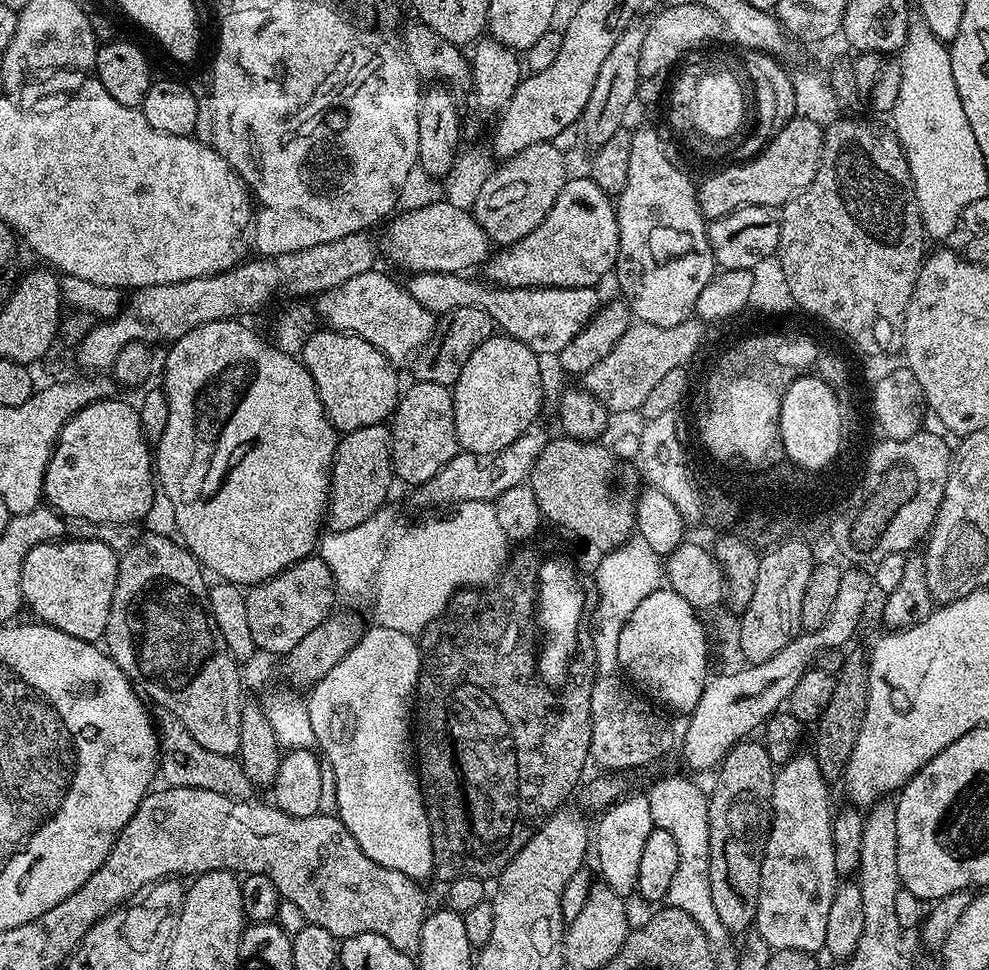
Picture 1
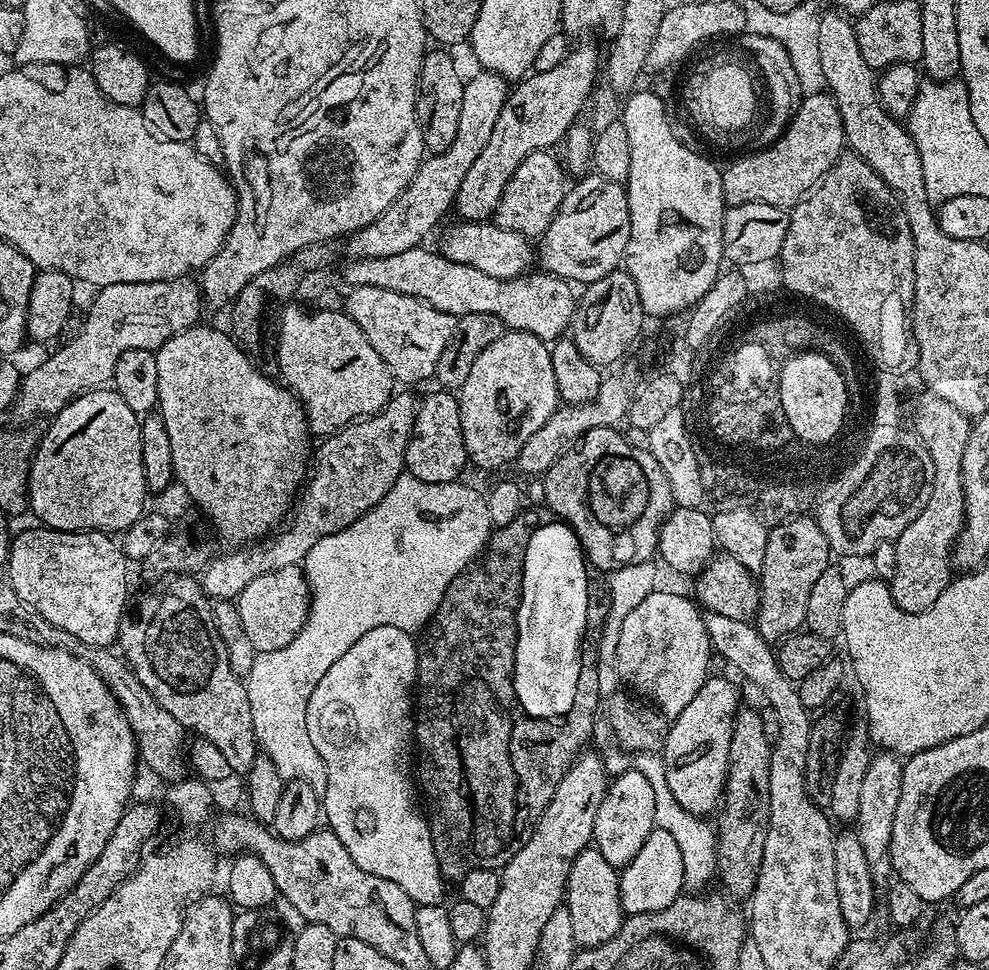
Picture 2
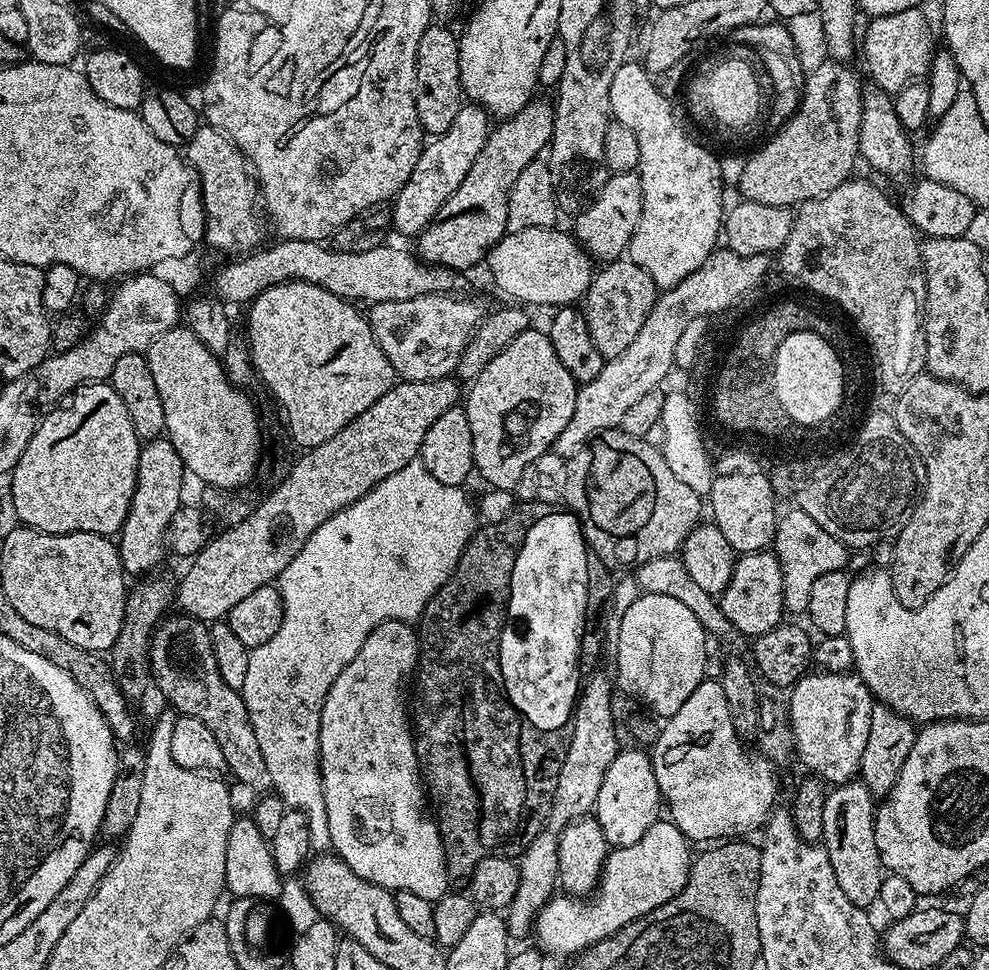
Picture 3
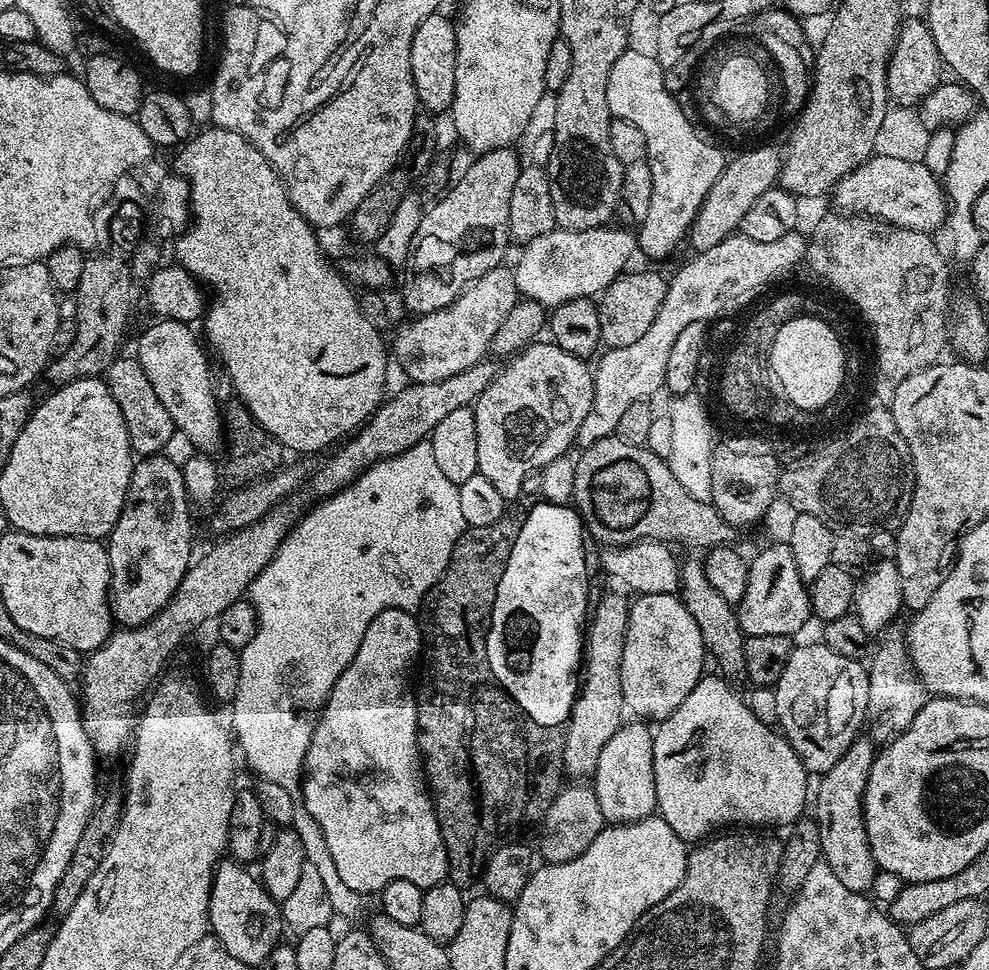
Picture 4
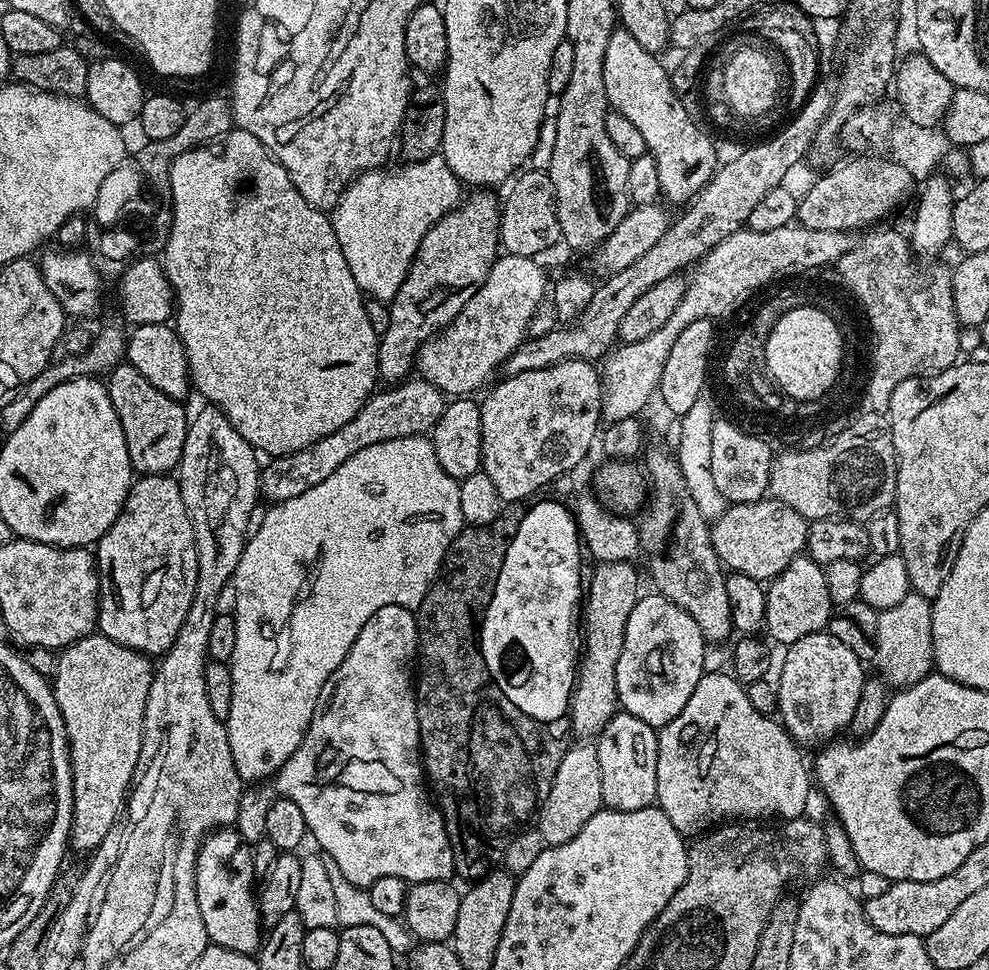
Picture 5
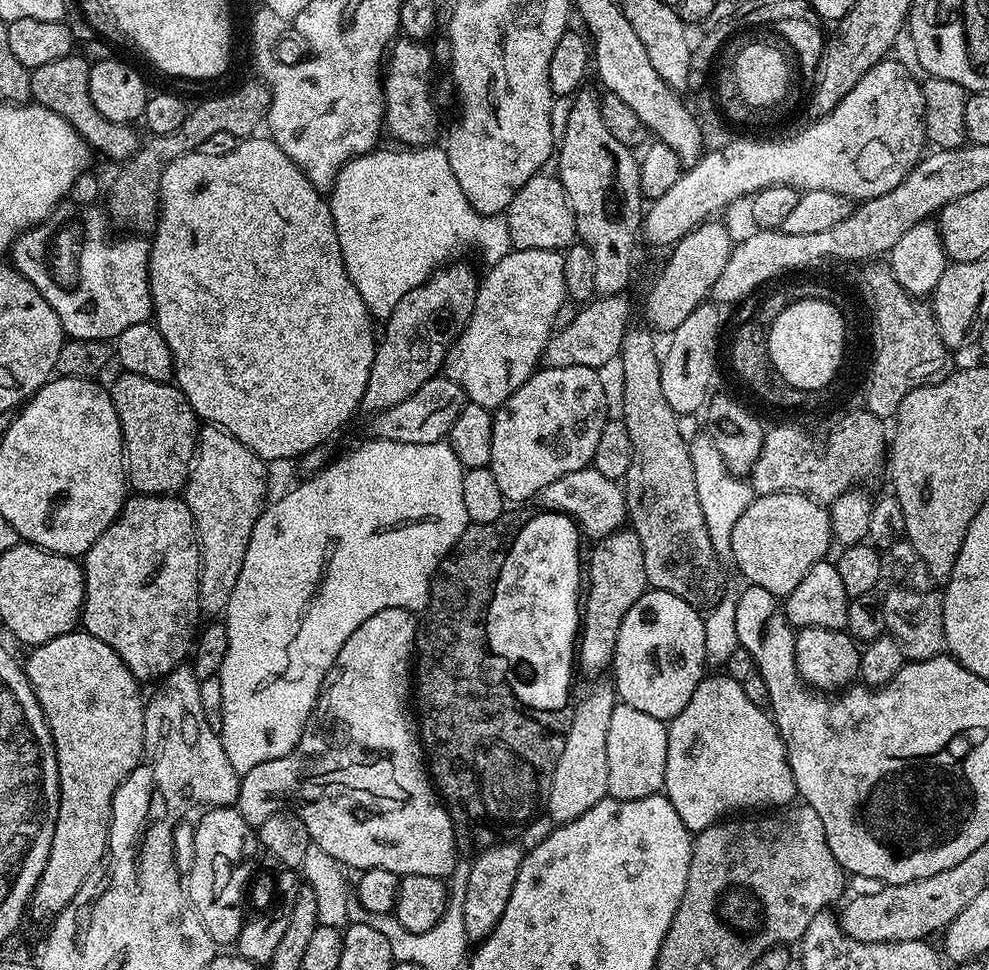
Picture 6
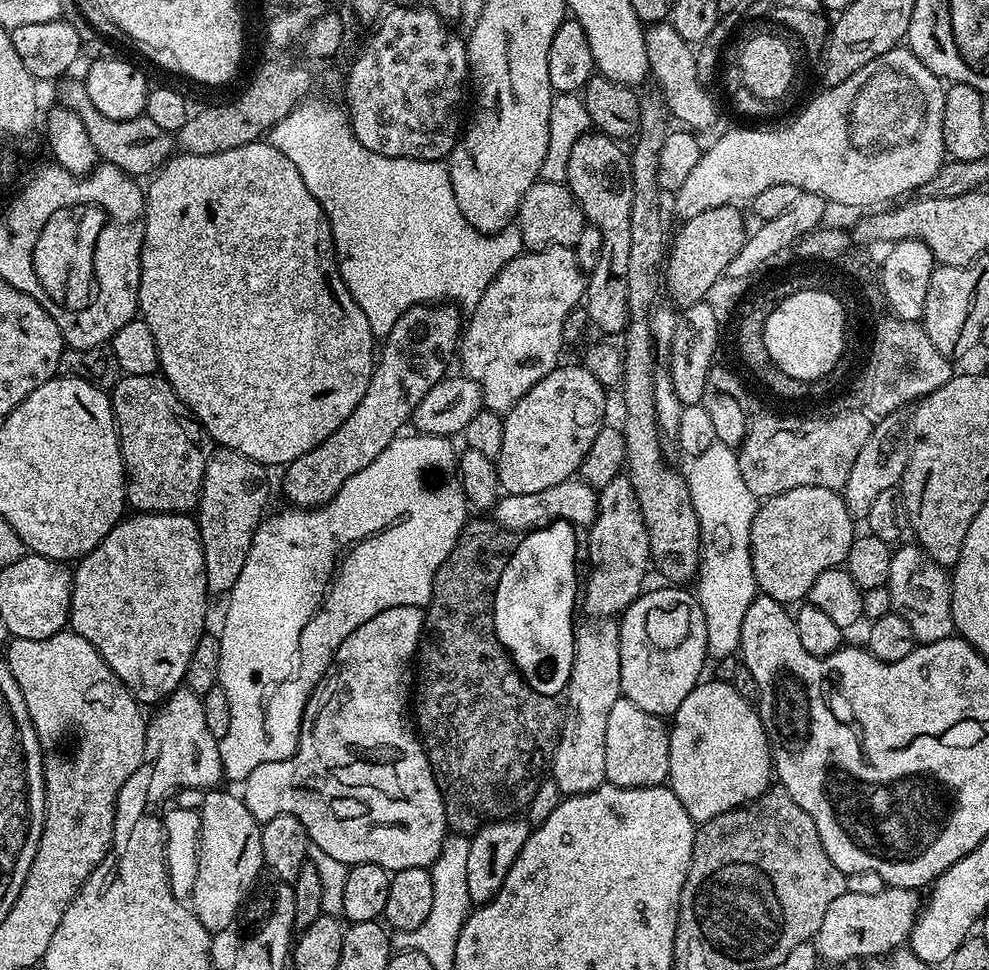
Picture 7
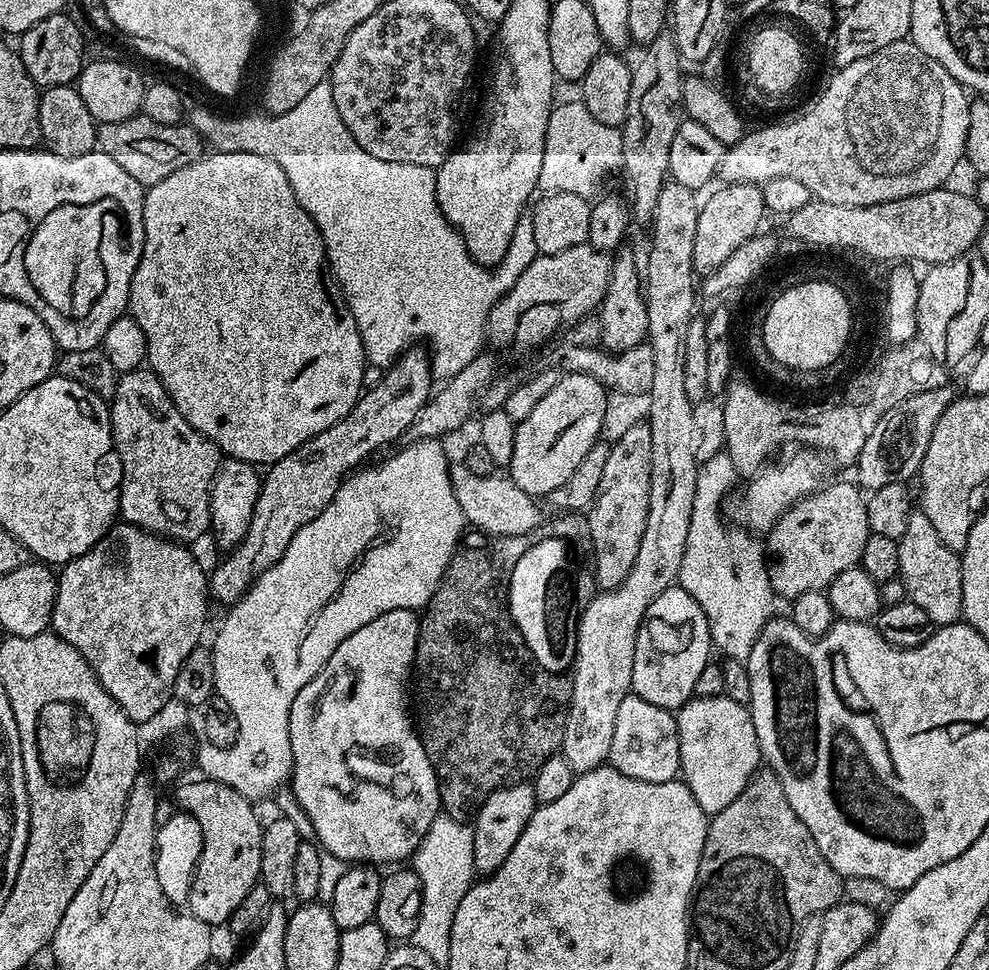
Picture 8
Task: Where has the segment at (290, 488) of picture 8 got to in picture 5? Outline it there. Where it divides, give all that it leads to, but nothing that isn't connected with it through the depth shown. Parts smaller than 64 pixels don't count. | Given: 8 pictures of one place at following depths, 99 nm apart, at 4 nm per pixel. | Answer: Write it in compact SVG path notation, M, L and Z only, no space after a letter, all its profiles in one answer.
M476 190L473 196L465 195L456 207L450 209L430 230L426 230L426 238L418 246L416 256L412 259L410 270L398 286L398 294L387 305L388 325L382 328L380 349L378 350L379 375L388 382L400 382L413 371L416 356L420 353L420 345L433 336L443 332L444 327L474 298L474 294L482 286L484 279L490 274L492 263L496 261L500 247L500 209L502 207L498 196L492 190Z

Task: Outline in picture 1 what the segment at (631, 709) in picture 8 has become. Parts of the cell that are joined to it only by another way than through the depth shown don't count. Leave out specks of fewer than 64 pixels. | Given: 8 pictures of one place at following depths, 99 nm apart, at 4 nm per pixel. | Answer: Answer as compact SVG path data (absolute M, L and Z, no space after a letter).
M625 794L604 809L597 820L600 821L594 824L594 856L596 852L596 860L600 863L599 879L619 896L631 897L631 892L635 893L638 888L638 866L642 866L642 849L646 847L646 838L650 838L653 830L647 795Z

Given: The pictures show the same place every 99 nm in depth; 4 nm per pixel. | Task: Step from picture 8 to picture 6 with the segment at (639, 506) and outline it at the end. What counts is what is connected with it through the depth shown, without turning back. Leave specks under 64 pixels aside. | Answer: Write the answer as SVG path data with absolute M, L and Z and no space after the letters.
M617 530L608 536L603 536L600 540L595 541L593 557L590 563L590 580L586 585L586 595L582 600L582 623L578 629L578 668L585 672L588 676L596 676L600 671L607 669L612 662L612 655L616 649L618 642L618 630L622 626L622 618L626 618L626 610L630 610L630 606L634 606L634 602L638 602L638 598L642 598L644 592L649 591L650 585L646 578L646 562L642 562L642 542L638 538L638 534L631 530Z

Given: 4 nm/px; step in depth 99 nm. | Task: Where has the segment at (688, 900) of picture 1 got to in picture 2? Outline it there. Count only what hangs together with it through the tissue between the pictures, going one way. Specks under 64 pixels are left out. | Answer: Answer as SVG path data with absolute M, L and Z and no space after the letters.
M610 743L603 746L600 749L600 756L603 762L605 770L608 772L609 777L621 776L624 772L637 771L642 773L643 777L646 778L646 782L650 783L650 787L653 789L654 795L654 818L656 828L666 830L668 834L673 835L674 842L678 844L678 850L682 853L683 862L683 880L685 889L692 892L701 891L705 886L706 882L716 874L716 833L713 825L706 821L703 817L694 815L692 812L686 810L674 794L670 791L670 786L667 785L666 781L666 768L665 760L660 752L625 752L623 748L617 743Z

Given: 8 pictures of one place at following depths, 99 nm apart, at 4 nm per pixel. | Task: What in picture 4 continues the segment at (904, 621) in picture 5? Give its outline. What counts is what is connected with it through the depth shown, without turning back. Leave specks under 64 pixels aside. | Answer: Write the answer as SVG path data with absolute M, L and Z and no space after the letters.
M889 631L880 645L875 645L871 653L868 669L868 715L866 717L866 735L873 744L883 746L898 738L914 722L914 714L922 710L926 699L924 685L921 683L912 660L908 656L908 646L903 635Z

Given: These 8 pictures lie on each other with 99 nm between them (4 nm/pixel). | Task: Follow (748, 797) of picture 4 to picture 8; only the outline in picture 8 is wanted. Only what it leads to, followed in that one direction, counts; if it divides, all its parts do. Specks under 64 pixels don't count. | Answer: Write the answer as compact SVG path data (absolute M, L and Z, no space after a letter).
M723 694L697 695L678 709L675 718L682 783L694 794L694 802L704 812L715 814L726 810L748 788L762 764L749 705L734 702Z

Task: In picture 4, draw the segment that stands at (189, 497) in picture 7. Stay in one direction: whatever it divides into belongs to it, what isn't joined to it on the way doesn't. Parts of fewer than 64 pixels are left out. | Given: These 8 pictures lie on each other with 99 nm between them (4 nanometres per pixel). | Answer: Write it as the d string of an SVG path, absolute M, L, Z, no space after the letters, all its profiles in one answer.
M135 355L117 356L102 379L107 384L114 402L118 402L118 410L122 410L122 422L126 422L133 453L140 458L163 453L167 449L164 447L171 442L172 435L177 435L178 429L166 406L162 406L158 394L154 394L154 386L150 386L150 378L146 378L146 370L142 370Z

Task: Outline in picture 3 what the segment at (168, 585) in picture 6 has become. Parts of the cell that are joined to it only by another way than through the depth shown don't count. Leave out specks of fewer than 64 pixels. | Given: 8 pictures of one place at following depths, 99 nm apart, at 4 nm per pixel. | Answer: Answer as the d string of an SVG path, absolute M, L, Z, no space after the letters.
M168 439L145 440L140 446L140 457L138 458L138 478L134 486L134 498L130 502L130 510L126 514L126 522L118 533L118 547L120 549L120 561L124 563L125 573L148 574L163 556L166 556L166 541L164 535L170 526L170 518L182 507L180 500L184 496L184 476L186 469L178 450Z

